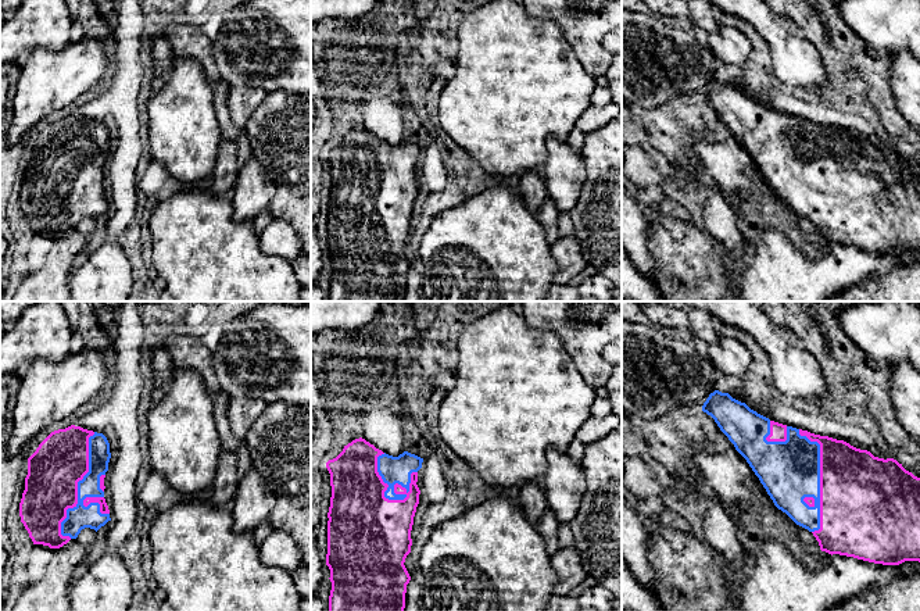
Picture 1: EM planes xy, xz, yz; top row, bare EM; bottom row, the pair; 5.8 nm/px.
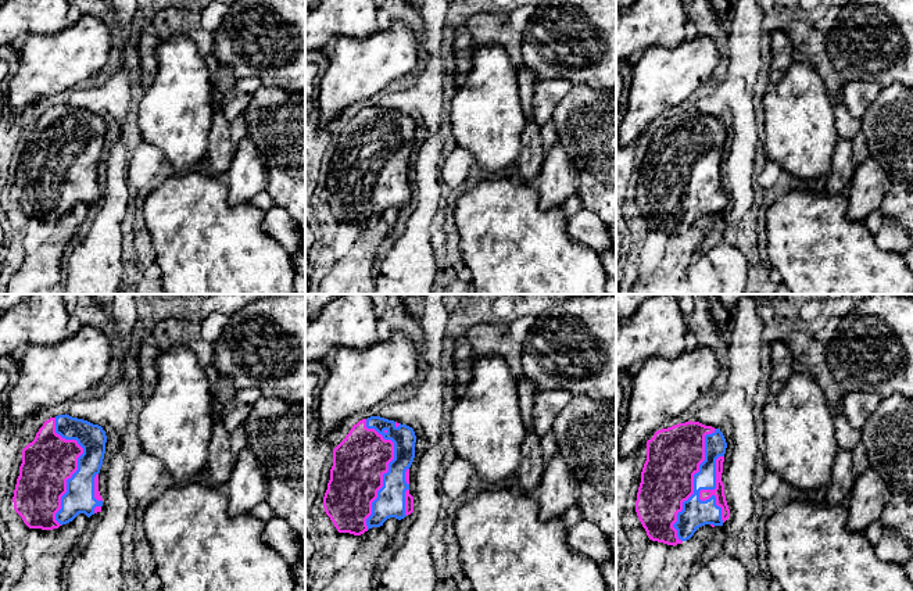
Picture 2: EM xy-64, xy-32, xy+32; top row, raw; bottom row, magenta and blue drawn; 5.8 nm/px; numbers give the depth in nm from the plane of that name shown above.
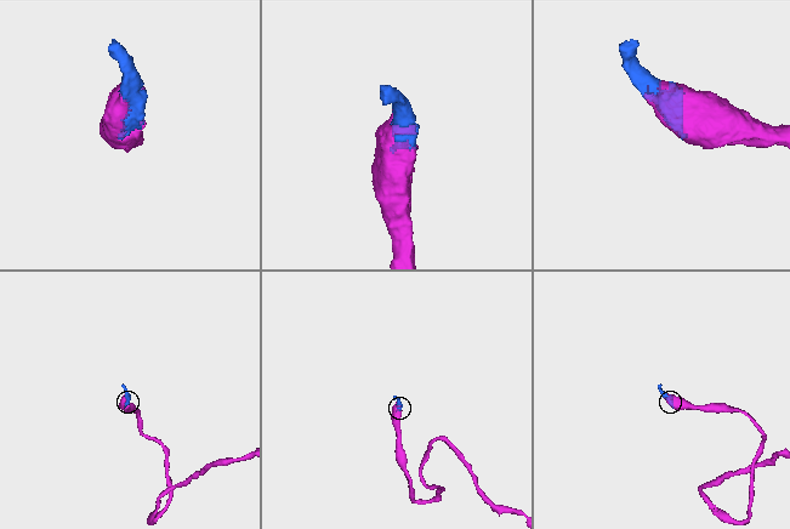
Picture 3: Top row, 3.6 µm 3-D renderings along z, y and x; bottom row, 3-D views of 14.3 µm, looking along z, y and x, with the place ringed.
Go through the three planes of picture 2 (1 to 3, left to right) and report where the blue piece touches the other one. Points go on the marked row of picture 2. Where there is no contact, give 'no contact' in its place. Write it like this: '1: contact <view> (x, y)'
1: contact xy-64 (77, 466)
2: contact xy-32 (387, 469)
3: contact xy+32 (693, 483)

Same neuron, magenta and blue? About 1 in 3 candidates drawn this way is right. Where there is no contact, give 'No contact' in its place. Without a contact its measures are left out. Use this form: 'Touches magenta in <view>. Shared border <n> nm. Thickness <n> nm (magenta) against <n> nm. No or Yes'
Touches magenta in xz. Shared border 300 nm. Thickness 380 nm (magenta) against 160 nm. Yes

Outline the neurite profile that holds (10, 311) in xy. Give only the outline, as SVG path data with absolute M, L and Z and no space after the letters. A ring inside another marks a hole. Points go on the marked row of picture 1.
M0 301L0 321L7 325L15 322L21 314L37 301Z

